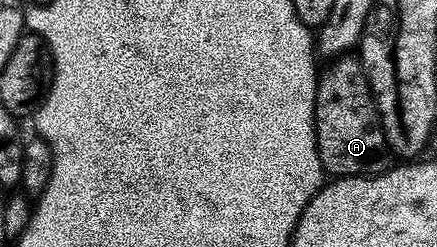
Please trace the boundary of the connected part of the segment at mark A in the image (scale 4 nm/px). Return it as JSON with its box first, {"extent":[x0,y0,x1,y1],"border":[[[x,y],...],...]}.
{"extent":[313,55,391,178],"border":[[[342,55],[332,62],[329,70],[320,74],[317,82],[317,102],[313,108],[313,122],[317,125],[317,152],[321,155],[322,166],[338,178],[380,175],[390,168],[391,150],[381,128],[381,115],[377,111],[374,90],[365,69],[353,58]]]}

